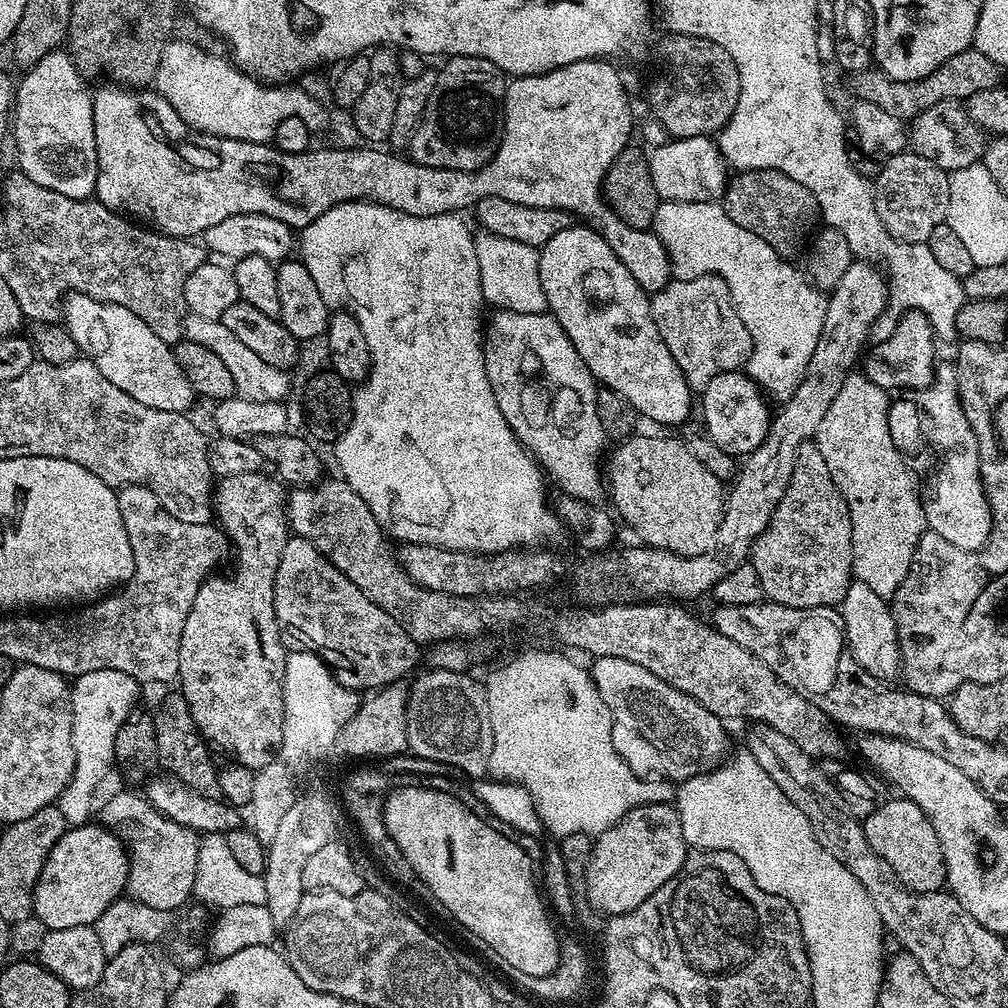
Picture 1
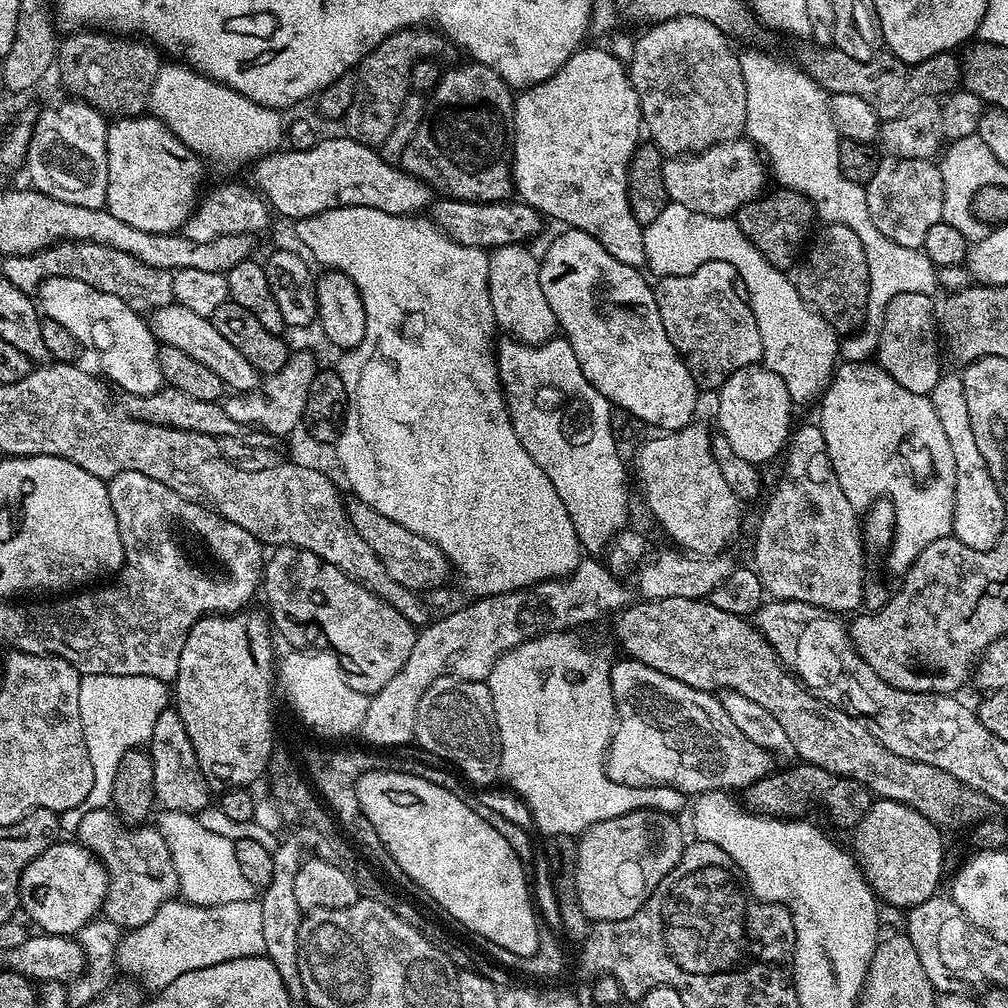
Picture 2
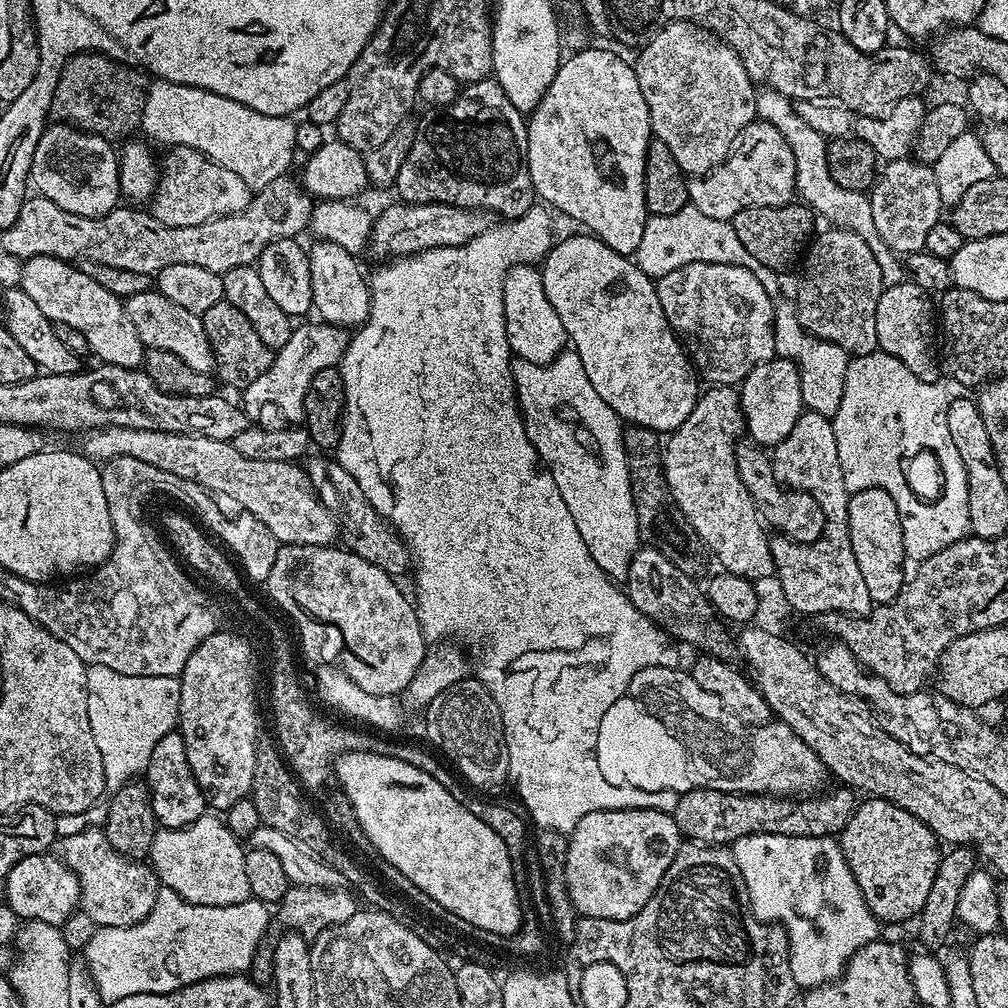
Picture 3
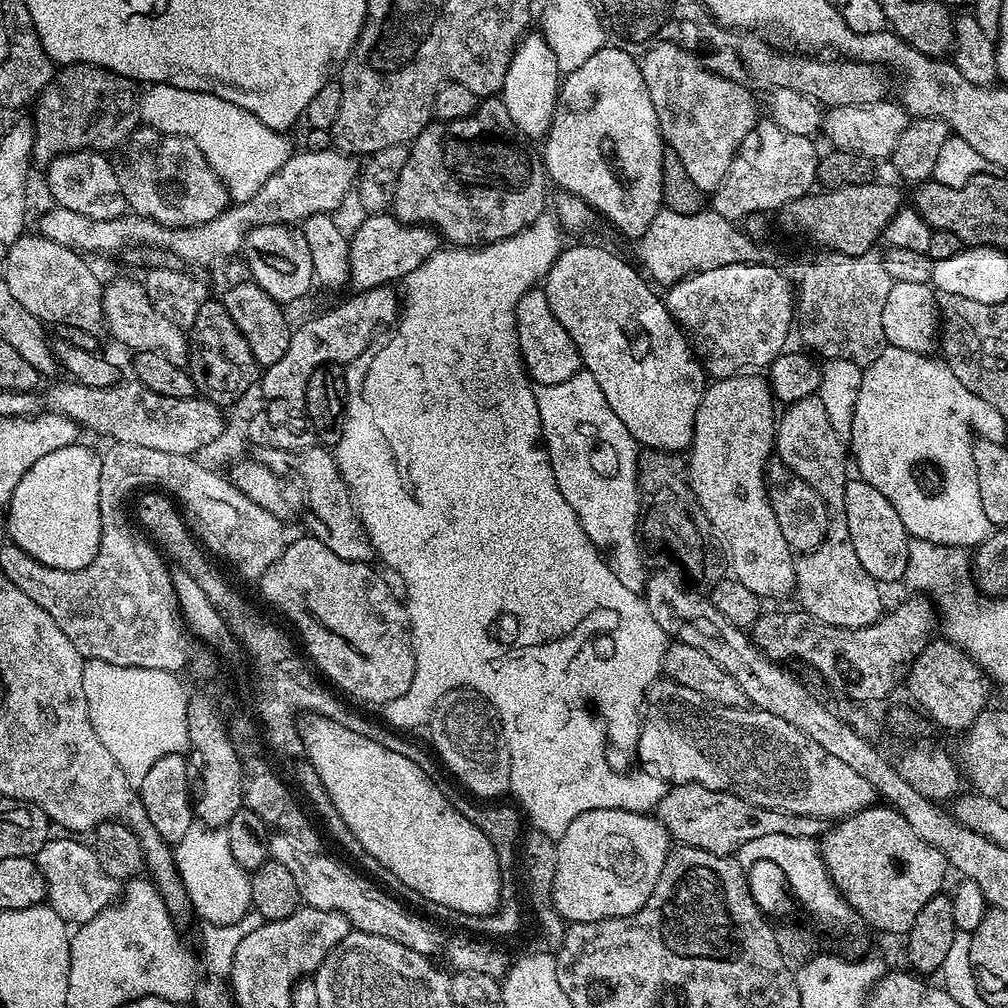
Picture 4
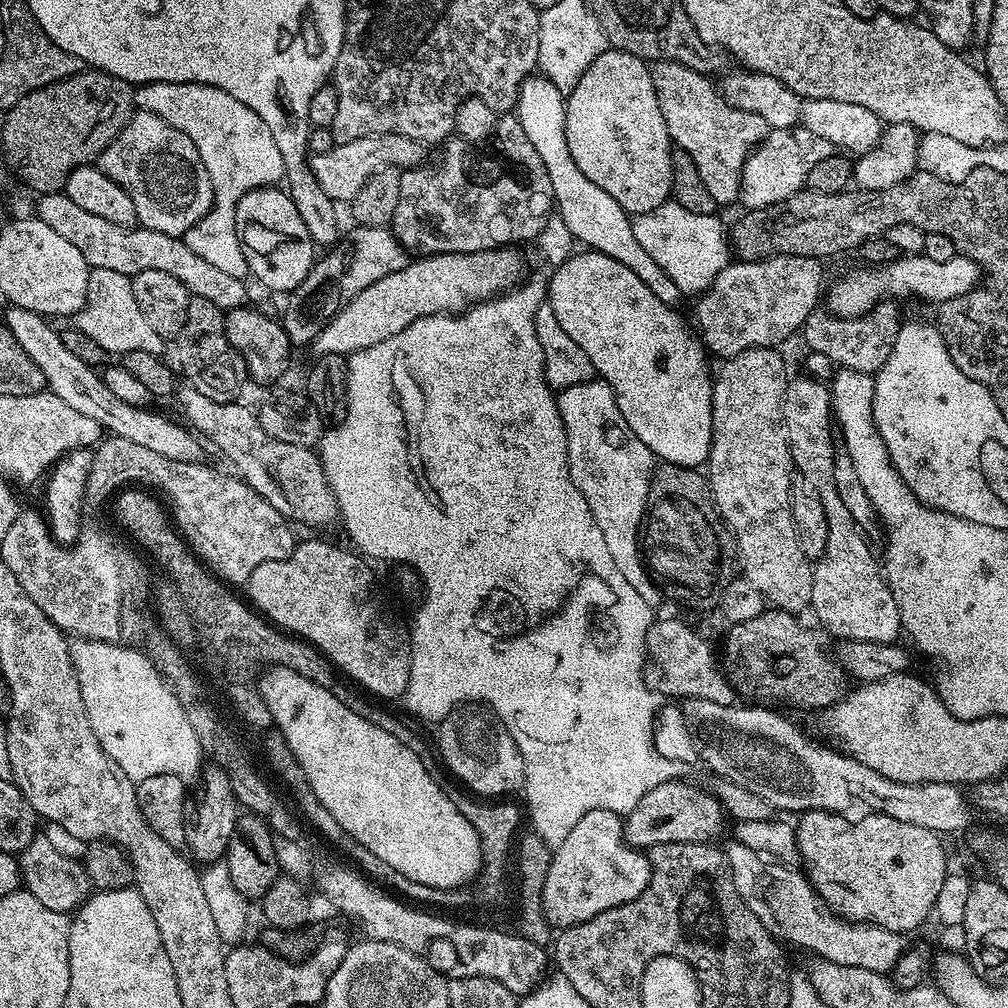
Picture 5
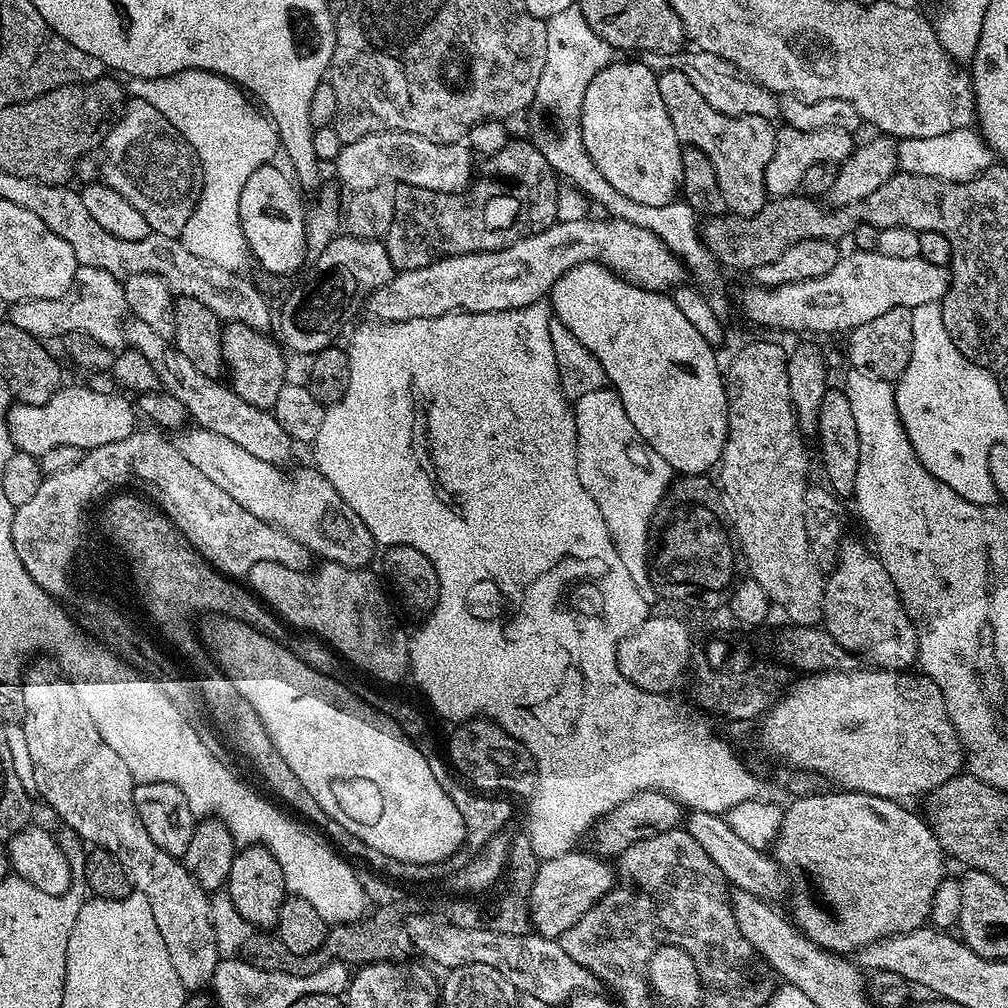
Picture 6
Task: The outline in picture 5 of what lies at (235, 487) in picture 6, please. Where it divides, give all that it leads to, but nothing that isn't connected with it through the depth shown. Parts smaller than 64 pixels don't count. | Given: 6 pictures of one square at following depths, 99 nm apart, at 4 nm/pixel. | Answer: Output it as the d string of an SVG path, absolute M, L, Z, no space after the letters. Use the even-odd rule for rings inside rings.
M11 306L5 307L2 323L14 334L14 342L30 354L30 362L42 370L47 391L52 392L66 406L78 410L78 414L86 414L86 418L94 418L101 424L105 433L126 438L126 442L134 442L137 446L143 446L145 450L154 450L154 454L162 454L162 458L170 458L178 462L197 463L201 459L201 441L183 423L171 424L162 416L158 416L148 408L135 408L130 402L122 402L106 386L101 373L91 368L82 358L77 356L62 342L60 332L52 329L47 319L40 316L34 310L22 310Z

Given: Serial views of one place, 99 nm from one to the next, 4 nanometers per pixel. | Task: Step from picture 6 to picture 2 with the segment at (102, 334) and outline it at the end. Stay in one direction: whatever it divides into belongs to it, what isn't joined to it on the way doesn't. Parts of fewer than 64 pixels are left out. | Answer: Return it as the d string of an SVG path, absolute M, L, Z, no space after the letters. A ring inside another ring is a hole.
M173 302L151 313L150 327L160 344L175 346L190 354L190 358L210 366L210 370L214 370L214 374L218 374L218 378L222 378L224 385L233 393L254 392L259 389L262 383L261 373L250 366L250 362L238 350L234 350L234 346L230 346L228 339L222 338L218 326L214 326L209 317L194 314L194 310L186 310L186 306Z

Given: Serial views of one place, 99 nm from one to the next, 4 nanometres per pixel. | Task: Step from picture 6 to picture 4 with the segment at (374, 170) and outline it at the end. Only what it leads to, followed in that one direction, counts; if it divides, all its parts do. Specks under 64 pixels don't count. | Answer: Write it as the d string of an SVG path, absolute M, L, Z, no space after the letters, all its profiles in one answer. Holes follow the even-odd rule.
M339 150L299 151L293 151L281 163L285 164L277 172L270 173L265 178L264 185L253 196L251 193L247 198L233 203L225 208L222 214L218 214L218 218L205 224L185 228L163 228L158 222L135 214L95 220L74 210L52 206L41 218L38 232L50 242L58 242L58 246L72 248L81 254L120 252L131 244L140 244L139 246L144 248L158 248L161 252L167 252L185 265L212 264L223 256L239 253L250 229L258 227L259 224L303 222L319 212L332 214L347 198L348 192L350 196L358 180L358 164L349 153Z

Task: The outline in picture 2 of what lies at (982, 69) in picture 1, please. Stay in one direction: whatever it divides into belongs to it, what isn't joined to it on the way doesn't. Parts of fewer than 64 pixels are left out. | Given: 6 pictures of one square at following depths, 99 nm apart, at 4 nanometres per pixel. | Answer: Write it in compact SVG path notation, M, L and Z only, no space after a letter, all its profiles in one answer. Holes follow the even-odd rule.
M834 46L827 47L813 54L812 61L806 64L808 73L832 96L854 94L862 98L862 102L870 102L881 121L898 118L927 96L940 98L951 94L962 84L962 60L956 52L934 54L934 58L926 58L926 62L907 64L891 54L878 55L870 62L858 62L858 58L850 58L850 54L842 54L842 50Z

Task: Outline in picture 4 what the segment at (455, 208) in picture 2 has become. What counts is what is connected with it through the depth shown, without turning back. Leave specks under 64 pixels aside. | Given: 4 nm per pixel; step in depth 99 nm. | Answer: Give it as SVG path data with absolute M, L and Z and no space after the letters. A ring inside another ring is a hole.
M368 214L363 218L365 220L357 226L356 233L351 233L348 241L348 278L353 289L382 288L403 281L405 276L418 270L418 266L425 264L435 252L441 251L442 237L435 228L422 224L403 224L391 214Z

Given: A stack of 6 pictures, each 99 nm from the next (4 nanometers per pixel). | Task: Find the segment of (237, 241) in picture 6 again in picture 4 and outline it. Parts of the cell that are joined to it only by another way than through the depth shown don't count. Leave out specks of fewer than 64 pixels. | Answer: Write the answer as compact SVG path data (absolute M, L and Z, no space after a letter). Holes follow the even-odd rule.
M154 84L143 89L140 98L140 118L147 127L174 134L182 138L190 138L198 150L206 158L206 162L224 181L228 195L233 201L245 199L244 168L252 168L256 164L256 156L289 155L288 136L276 132L270 126L258 122L254 114L242 110L242 106L234 106L234 102L226 102L226 98L218 98L214 94L182 90L169 84Z

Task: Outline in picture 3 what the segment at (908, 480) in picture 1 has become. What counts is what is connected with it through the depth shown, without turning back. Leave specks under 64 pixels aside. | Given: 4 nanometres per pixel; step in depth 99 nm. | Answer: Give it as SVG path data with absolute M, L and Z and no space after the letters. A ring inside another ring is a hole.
M881 350L865 356L854 356L848 362L846 386L843 387L842 398L838 402L838 410L830 418L834 426L834 442L838 442L838 466L842 466L844 485L848 487L849 493L881 487L894 498L901 516L905 554L912 562L930 558L938 554L938 550L946 550L946 546L954 546L954 542L965 539L970 532L966 466L962 466L962 458L958 458L958 446L954 446L954 438L950 438L950 426L946 426L948 407L954 399L953 385L943 382L940 378L933 382L923 381L911 373L898 358ZM920 444L936 448L936 452L940 452L940 460L944 460L944 472L948 472L948 492L944 492L944 500L940 500L940 504L932 504L932 508L924 508L924 504L916 504L916 500L908 496L908 488L904 488L904 480L900 480L900 468L896 468L900 452L912 452L912 448L920 448Z

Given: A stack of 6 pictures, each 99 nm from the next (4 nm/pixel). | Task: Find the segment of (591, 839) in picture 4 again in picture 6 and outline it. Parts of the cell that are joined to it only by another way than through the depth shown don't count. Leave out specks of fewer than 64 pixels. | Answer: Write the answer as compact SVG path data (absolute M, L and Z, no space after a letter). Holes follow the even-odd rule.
M573 850L558 858L540 861L540 869L534 878L534 886L530 890L528 899L528 915L532 918L533 929L541 936L558 938L562 934L566 934L566 930L570 930L570 926L574 926L574 922L578 922L578 918L582 918L582 914L586 914L586 910L590 910L590 906L598 903L613 886L613 865L607 859L597 856L595 851L580 851Z

